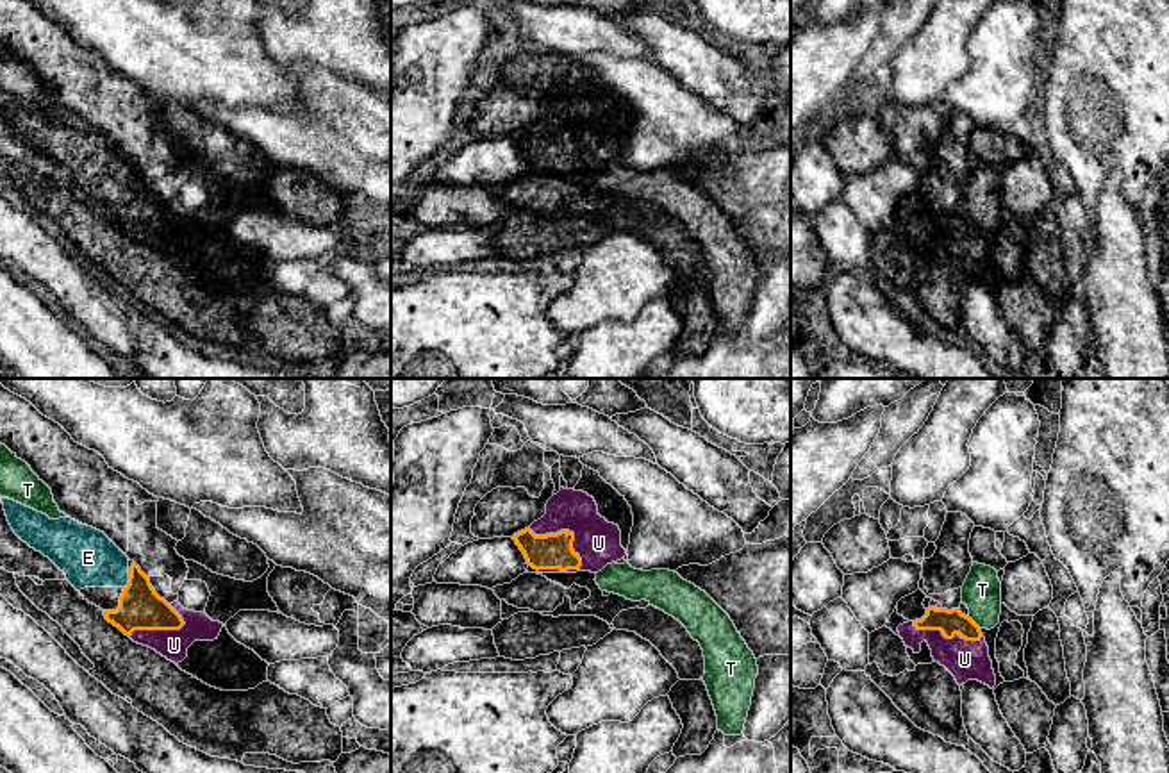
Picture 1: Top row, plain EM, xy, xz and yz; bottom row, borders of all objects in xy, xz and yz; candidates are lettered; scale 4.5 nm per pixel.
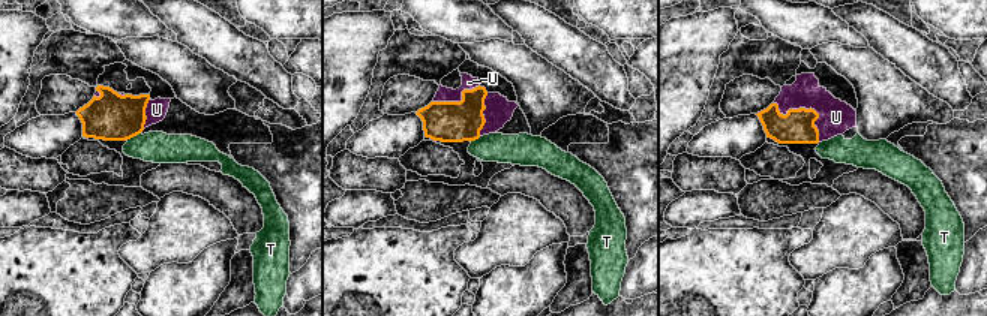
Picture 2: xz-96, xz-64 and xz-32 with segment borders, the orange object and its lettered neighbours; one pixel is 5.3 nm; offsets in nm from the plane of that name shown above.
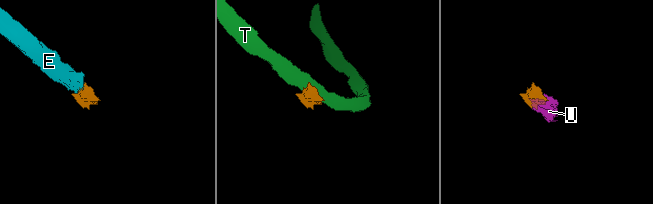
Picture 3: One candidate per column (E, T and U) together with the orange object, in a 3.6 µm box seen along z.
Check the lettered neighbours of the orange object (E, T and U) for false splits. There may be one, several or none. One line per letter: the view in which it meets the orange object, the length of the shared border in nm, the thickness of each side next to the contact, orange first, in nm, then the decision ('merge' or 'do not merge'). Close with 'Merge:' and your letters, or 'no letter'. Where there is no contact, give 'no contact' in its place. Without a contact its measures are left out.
E: contact in xy; length 60 nm; calibres 190 and 260 nm; merge
T: contact in yz; length 80 nm; calibres 110 and 180 nm; do not merge
U: contact in xz; length 300 nm; calibres 160 and 200 nm; merge
Merge: E, U

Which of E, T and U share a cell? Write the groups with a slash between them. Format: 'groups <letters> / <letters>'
groups E U / T

